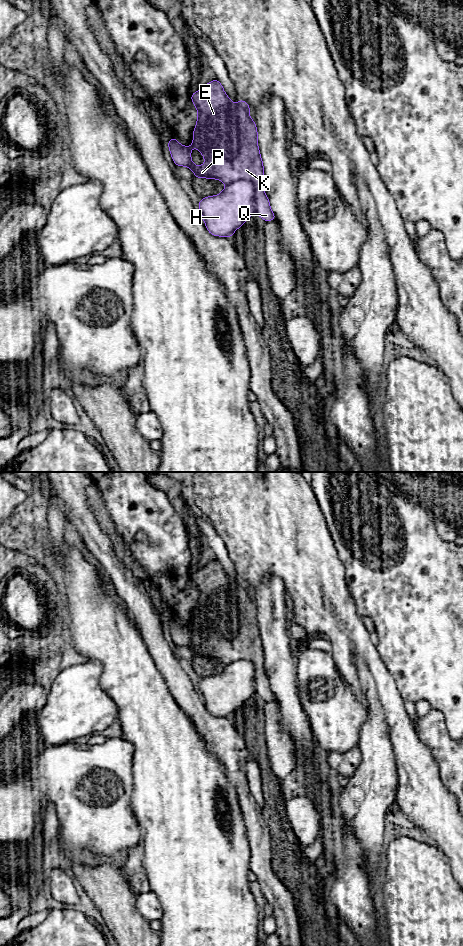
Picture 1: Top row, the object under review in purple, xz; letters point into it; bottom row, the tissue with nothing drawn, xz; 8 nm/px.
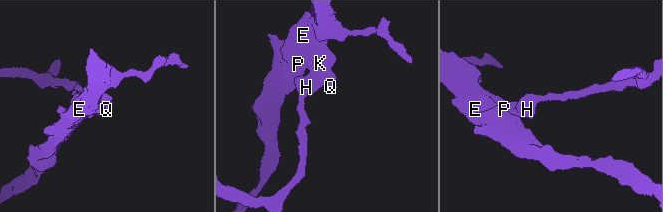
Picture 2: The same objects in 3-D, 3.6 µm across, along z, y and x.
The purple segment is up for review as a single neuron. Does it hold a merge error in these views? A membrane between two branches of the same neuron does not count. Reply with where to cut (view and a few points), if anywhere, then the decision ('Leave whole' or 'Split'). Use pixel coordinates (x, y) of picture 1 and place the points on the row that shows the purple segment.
Split along xz (226, 184), (237, 180), (249, 180), (255, 188), (256, 211). Split

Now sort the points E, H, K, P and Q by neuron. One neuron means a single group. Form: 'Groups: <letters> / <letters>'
Groups: E K P Q / H

